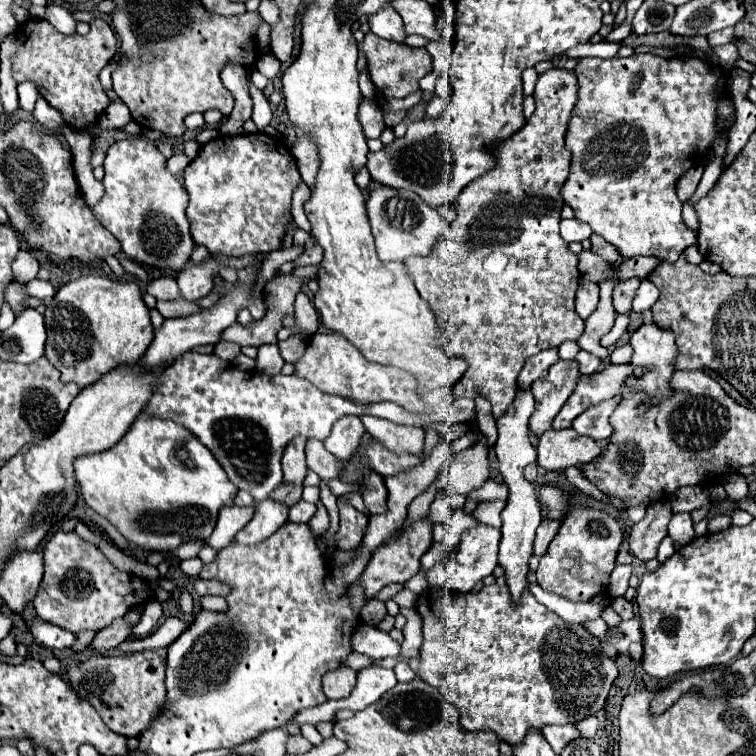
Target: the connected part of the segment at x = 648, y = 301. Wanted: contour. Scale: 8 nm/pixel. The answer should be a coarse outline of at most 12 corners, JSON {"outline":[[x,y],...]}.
{"outline":[[644,278],[636,298],[634,312],[652,308],[658,300],[658,288]]}

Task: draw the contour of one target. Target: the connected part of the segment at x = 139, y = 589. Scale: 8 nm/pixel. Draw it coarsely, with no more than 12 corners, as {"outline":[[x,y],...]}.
{"outline":[[76,532],[44,546],[36,614],[78,634],[146,604],[148,580]]}

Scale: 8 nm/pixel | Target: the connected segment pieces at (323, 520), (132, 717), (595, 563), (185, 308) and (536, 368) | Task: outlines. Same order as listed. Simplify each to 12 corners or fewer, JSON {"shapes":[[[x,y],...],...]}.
{"shapes":[[[318,502],[316,516],[308,522],[312,538],[328,528],[328,512]],[[154,650],[92,654],[74,692],[130,738],[164,706],[166,662]],[[572,506],[536,570],[572,602],[606,594],[624,534]],[[186,300],[158,302],[164,318],[196,314],[202,308]],[[548,348],[530,356],[518,374],[518,384],[530,384],[548,374],[558,350]]]}

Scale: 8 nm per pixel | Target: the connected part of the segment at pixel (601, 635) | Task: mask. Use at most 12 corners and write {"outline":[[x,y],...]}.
{"outline":[[602,618],[588,620],[584,626],[600,640],[606,642],[608,624]]}

